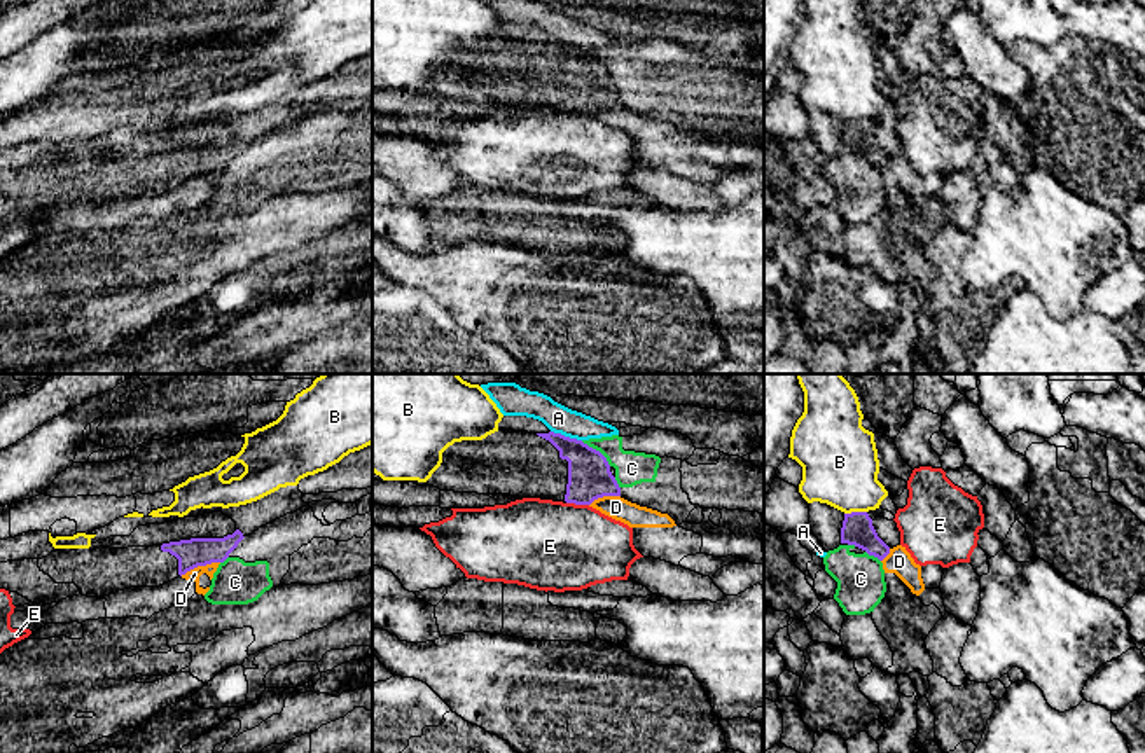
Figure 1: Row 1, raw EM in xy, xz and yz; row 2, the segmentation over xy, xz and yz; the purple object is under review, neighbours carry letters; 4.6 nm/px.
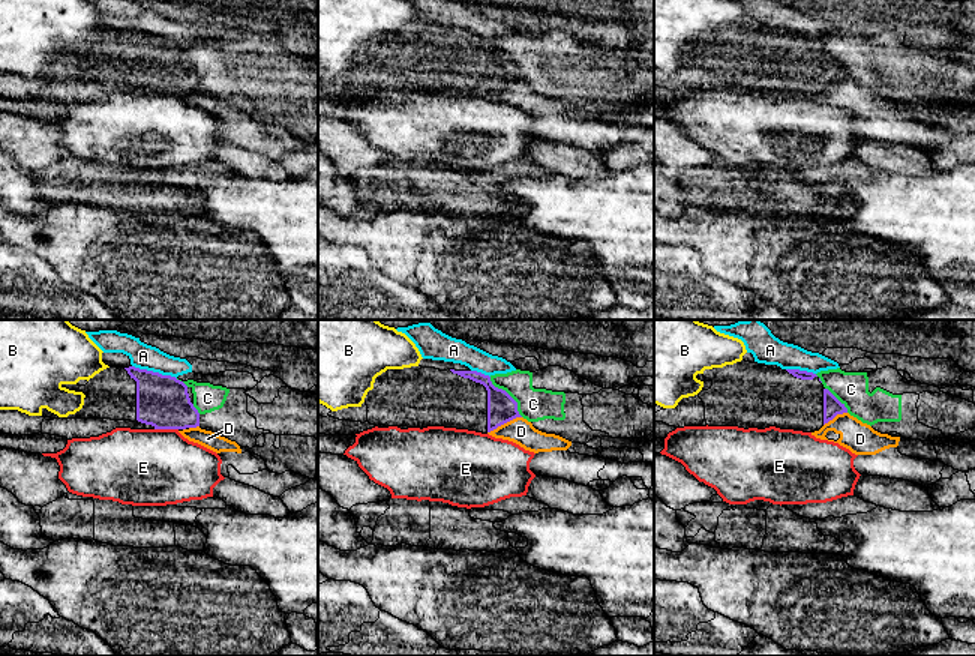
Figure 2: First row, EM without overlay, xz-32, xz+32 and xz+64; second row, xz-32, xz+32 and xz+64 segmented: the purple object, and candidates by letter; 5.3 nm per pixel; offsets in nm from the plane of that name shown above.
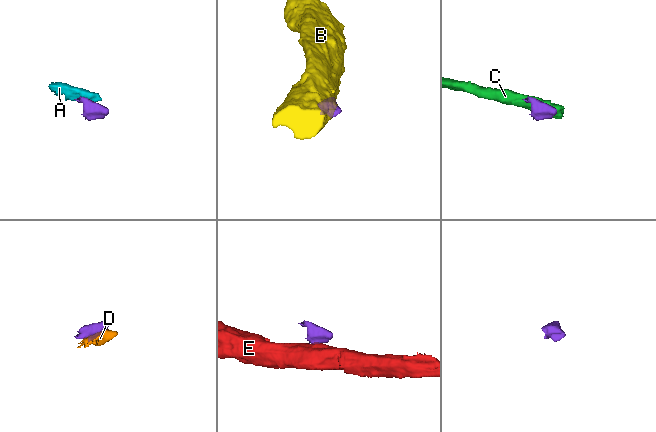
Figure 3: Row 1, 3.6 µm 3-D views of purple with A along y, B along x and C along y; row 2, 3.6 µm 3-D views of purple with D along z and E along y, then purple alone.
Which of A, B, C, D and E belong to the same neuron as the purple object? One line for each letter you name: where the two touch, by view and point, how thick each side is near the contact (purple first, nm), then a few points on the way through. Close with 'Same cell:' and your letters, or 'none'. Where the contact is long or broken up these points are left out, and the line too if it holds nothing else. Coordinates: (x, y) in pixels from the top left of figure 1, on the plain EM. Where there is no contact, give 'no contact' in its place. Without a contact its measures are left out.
Same cell: none

